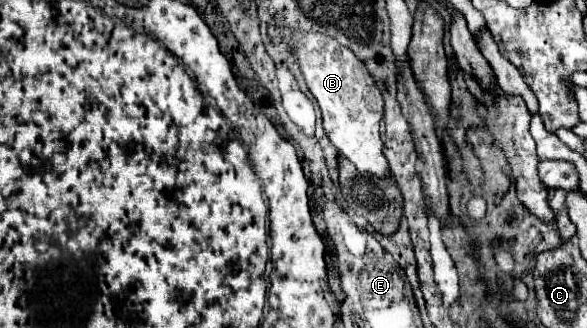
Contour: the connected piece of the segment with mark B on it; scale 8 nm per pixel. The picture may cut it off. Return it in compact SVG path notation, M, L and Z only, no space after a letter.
M293 32L293 44L307 88L311 90L323 112L323 128L329 140L347 160L355 164L359 172L369 172L375 178L389 178L389 162L383 156L383 142L379 138L383 100L365 64L361 64L361 60L357 60L353 52L337 44L337 40L327 36Z

